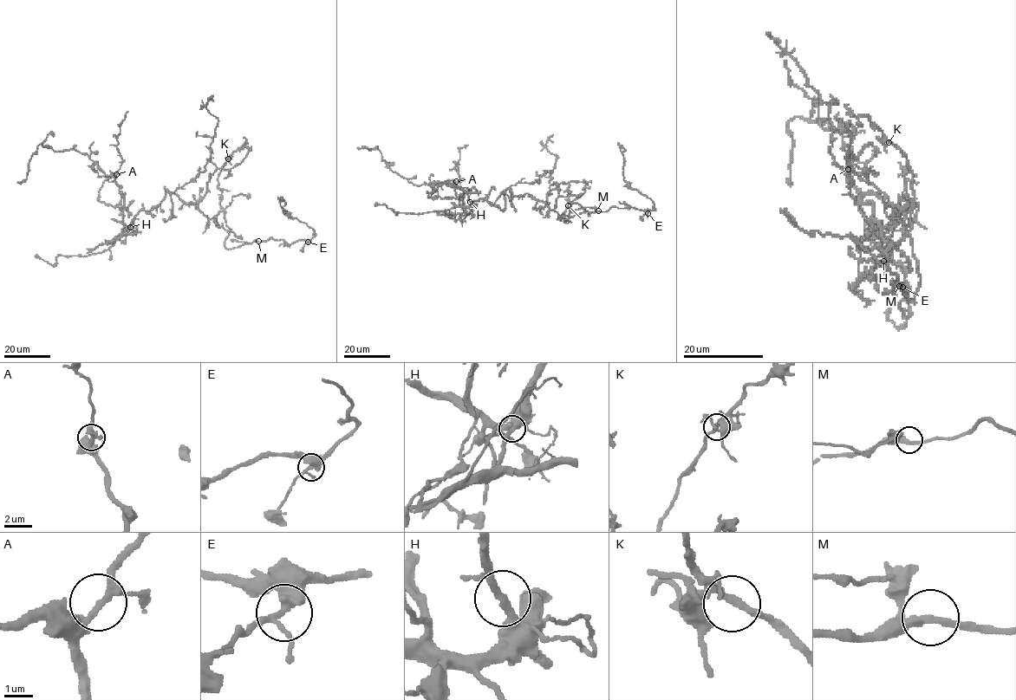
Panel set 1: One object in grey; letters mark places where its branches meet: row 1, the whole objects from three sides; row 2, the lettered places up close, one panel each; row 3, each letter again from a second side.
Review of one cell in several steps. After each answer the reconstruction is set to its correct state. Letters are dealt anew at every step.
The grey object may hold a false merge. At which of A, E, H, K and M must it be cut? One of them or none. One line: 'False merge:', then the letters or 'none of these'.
False merge: H

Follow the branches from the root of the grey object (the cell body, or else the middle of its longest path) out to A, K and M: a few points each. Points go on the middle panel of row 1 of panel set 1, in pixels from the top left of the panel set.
A: (513, 196), (508, 188), (504, 191), (503, 210), (483, 198), (465, 207), (464, 191), (456, 181)
K: (513, 196), (529, 193), (563, 217), (559, 219), (568, 205)
M: (513, 196), (529, 193), (569, 221), (565, 223), (565, 219), (577, 214), (598, 210)

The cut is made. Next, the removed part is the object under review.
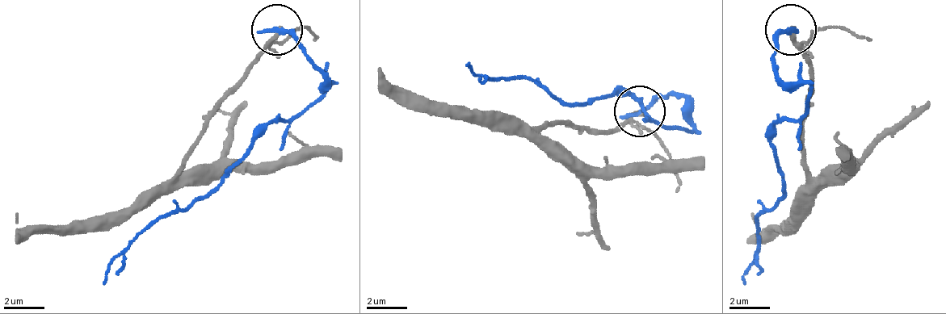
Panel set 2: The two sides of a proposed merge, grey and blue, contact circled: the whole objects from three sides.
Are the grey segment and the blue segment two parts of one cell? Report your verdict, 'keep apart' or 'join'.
keep apart

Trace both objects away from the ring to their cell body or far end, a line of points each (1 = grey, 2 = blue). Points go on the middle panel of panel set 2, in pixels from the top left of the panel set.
1: (641, 110), (615, 130), (534, 125), (396, 99), (380, 84), (380, 74)
2: (641, 110), (682, 94), (687, 130), (666, 130), (625, 94), (564, 104), (519, 79), (482, 79), (467, 64)

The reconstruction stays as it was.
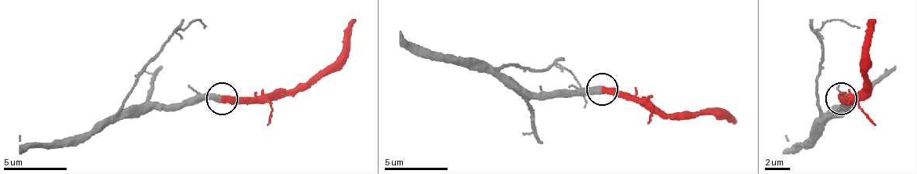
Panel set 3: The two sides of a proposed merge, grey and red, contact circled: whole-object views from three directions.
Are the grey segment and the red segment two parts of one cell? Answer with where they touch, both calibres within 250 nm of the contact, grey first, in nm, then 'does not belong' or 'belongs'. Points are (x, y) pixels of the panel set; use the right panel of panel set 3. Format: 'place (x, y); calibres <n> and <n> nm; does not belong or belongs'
place (841, 99); calibres 500 and 500 nm; belongs

